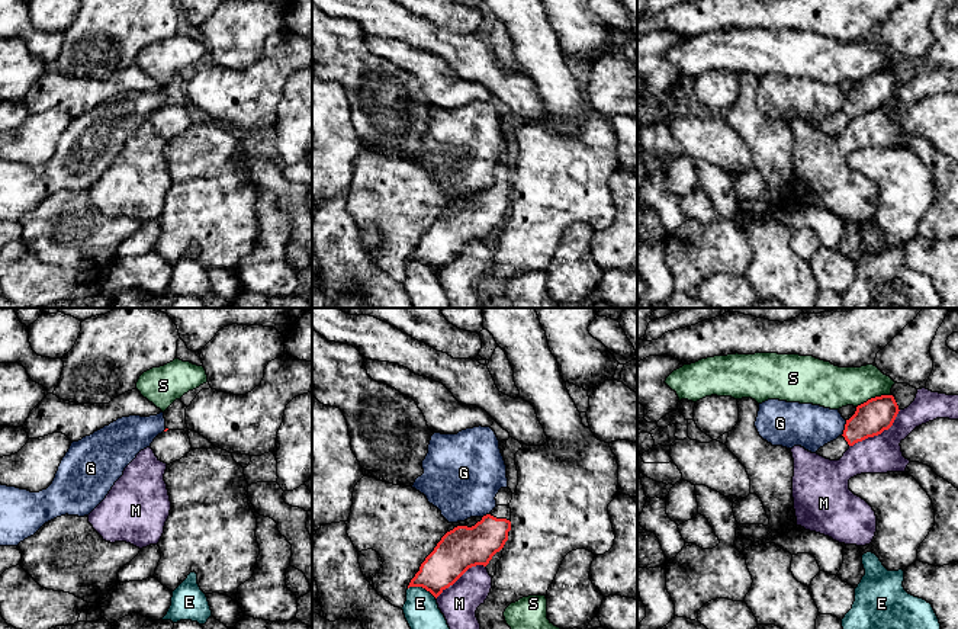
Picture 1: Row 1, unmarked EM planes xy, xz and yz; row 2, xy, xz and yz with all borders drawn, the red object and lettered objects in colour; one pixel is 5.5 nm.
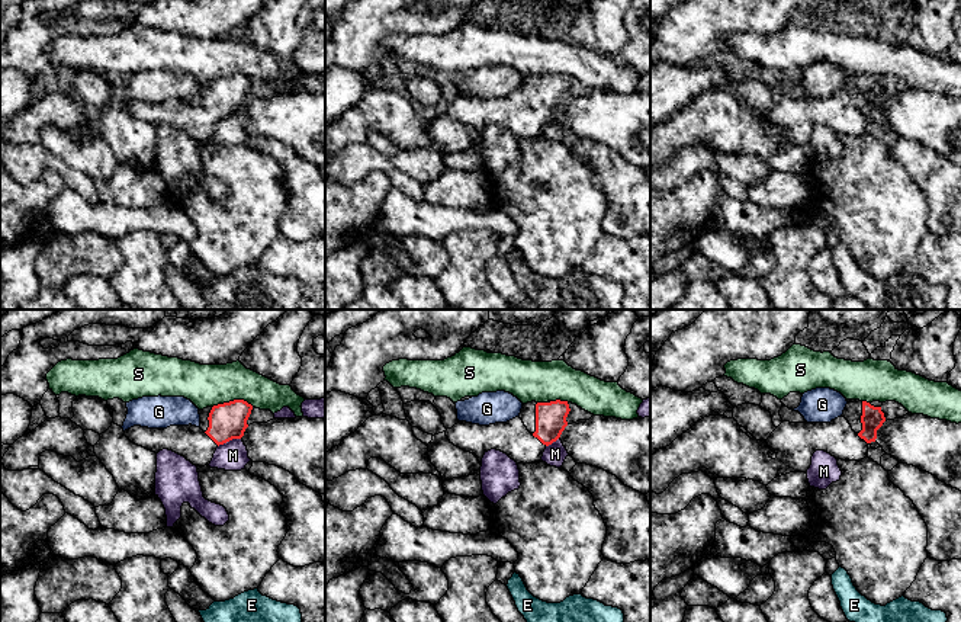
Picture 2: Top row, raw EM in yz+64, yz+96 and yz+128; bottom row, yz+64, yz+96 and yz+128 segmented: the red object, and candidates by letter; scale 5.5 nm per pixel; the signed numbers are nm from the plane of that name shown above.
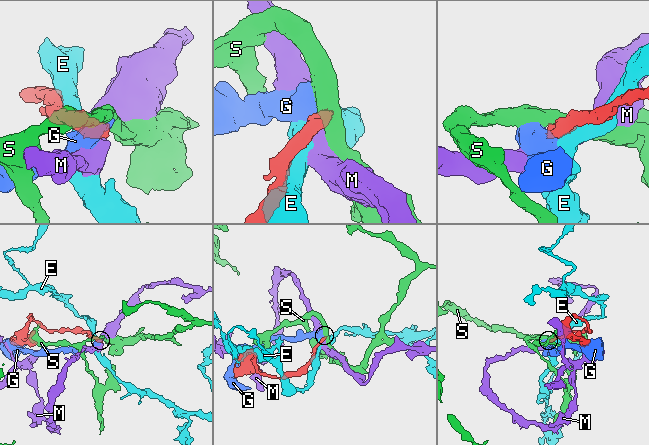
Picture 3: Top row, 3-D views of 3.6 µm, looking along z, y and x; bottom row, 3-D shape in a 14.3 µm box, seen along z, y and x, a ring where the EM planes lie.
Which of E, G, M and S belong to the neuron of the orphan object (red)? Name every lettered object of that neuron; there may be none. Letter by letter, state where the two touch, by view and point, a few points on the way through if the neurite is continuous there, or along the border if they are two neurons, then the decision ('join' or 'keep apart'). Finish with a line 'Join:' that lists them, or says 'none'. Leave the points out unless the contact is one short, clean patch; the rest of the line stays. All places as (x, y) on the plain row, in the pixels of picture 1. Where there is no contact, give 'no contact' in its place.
E: contact xz (423, 262); keep apart
G: contact yz (845, 102); keep apart
M: contact yz (877, 109); keep apart
S: contact yz (873, 73); border yz (890, 69), (871, 71), (857, 82); keep apart
Join: none

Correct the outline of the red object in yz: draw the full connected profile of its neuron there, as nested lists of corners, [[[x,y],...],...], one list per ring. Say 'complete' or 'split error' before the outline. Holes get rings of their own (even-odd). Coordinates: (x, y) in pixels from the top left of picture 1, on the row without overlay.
split error; [[[881,70],[868,74],[858,80],[855,89],[846,94],[843,109],[820,122],[817,129],[830,135],[839,135],[855,118],[888,105],[898,86],[893,70]]]

